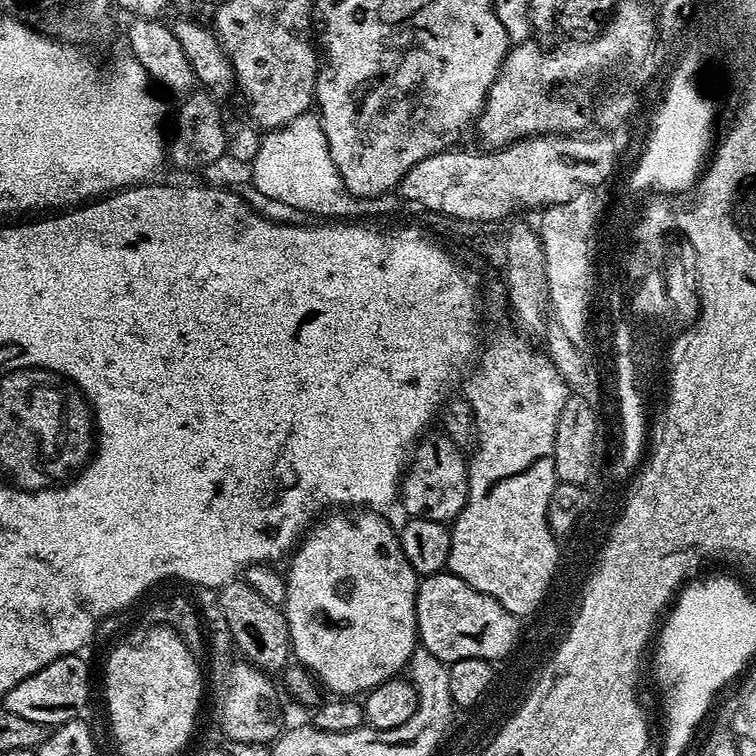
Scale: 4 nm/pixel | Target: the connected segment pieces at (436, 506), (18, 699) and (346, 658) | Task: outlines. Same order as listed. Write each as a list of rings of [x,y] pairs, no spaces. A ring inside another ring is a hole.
[[[445,434],[429,435],[417,443],[411,461],[400,481],[399,503],[404,503],[409,517],[421,516],[448,524],[468,501],[468,460],[465,453]]]
[[[83,655],[59,656],[50,666],[22,678],[2,697],[2,707],[30,722],[55,726],[73,719],[88,700],[88,664]]]
[[[357,507],[355,510],[329,511],[327,515],[317,519],[309,527],[290,556],[292,565],[289,566],[288,572],[286,571],[282,607],[284,617],[288,619],[288,629],[292,639],[292,656],[301,665],[304,665],[321,685],[324,683],[332,691],[329,693],[336,696],[355,697],[357,694],[367,693],[392,677],[399,677],[409,667],[411,652],[418,645],[418,633],[416,631],[416,586],[418,577],[402,550],[397,529],[395,527],[392,529],[384,516],[387,515],[361,507]]]

